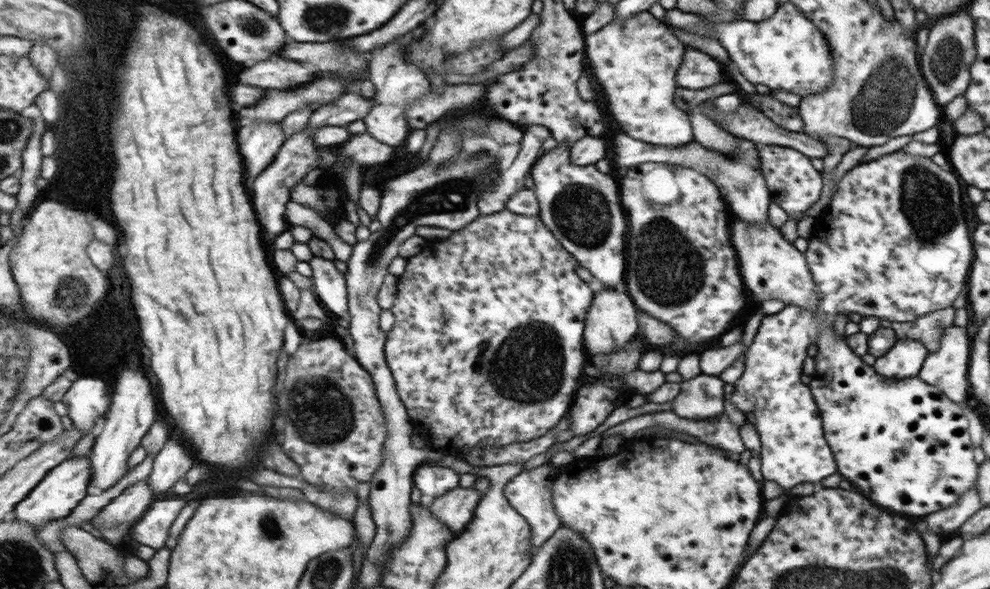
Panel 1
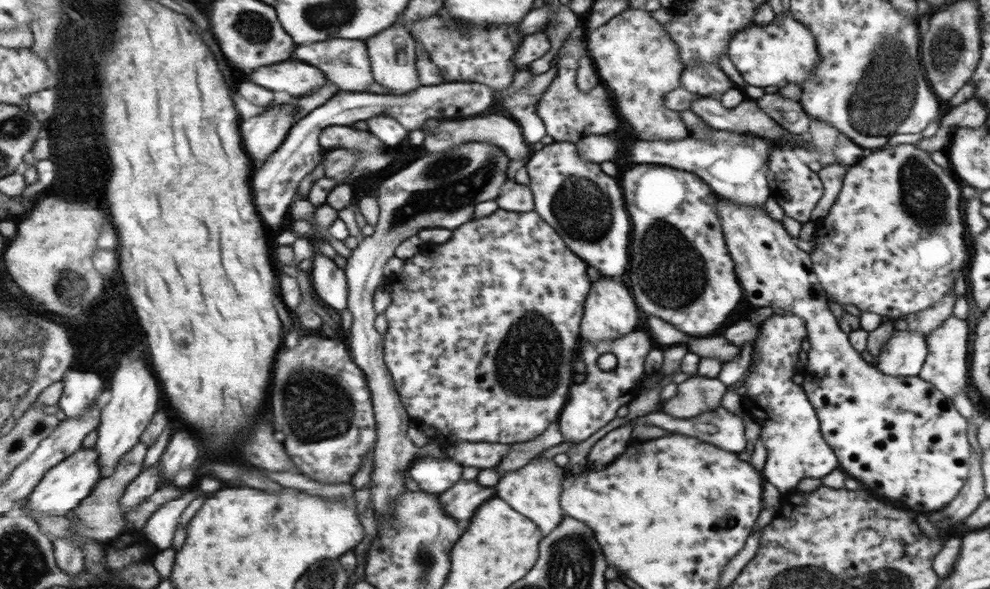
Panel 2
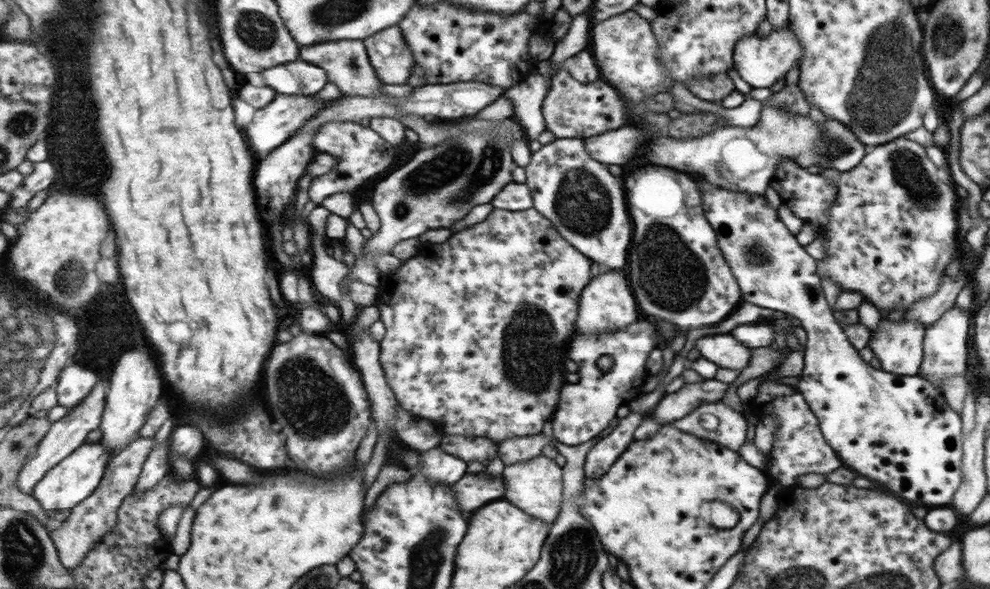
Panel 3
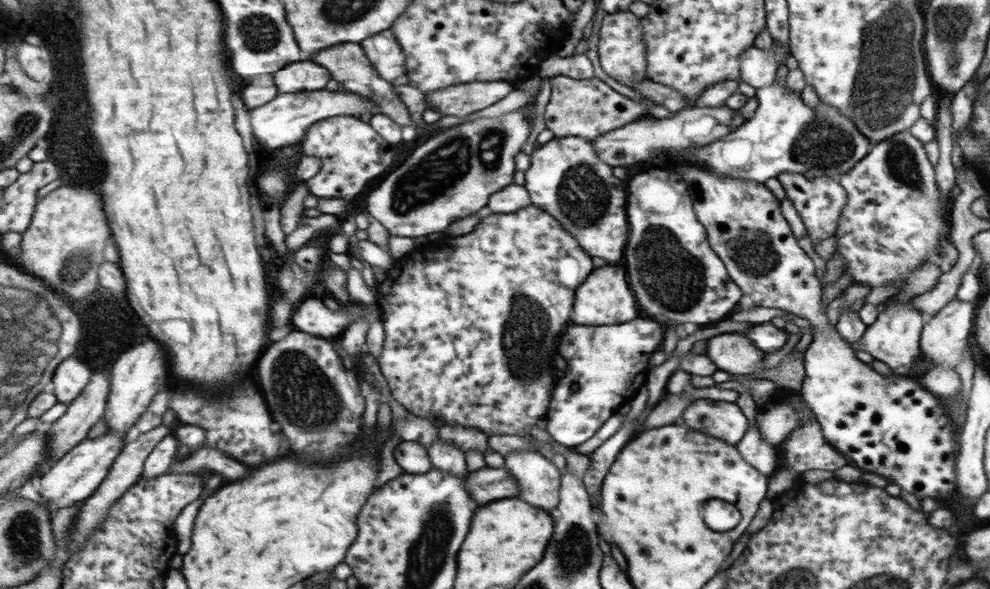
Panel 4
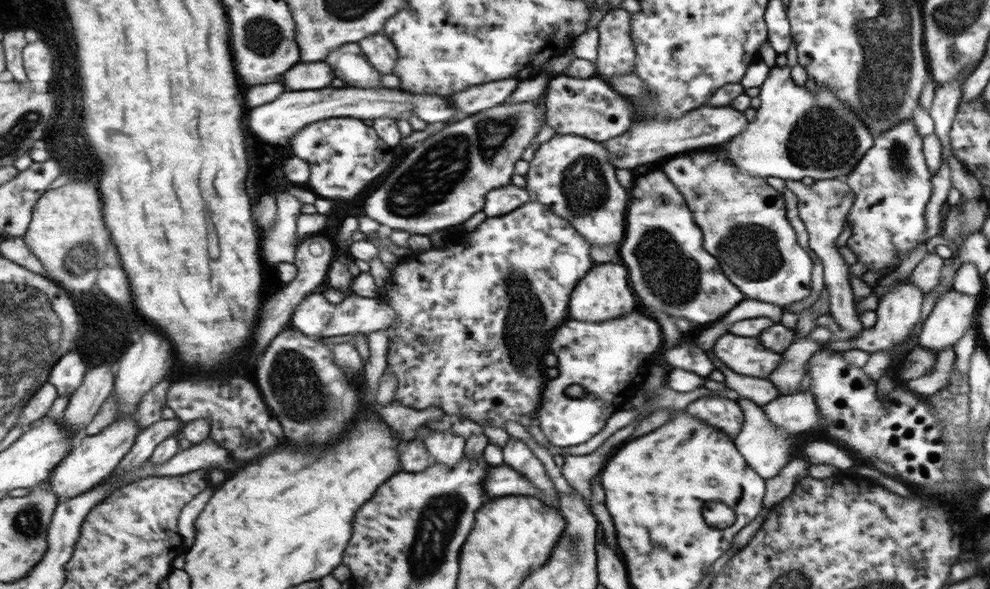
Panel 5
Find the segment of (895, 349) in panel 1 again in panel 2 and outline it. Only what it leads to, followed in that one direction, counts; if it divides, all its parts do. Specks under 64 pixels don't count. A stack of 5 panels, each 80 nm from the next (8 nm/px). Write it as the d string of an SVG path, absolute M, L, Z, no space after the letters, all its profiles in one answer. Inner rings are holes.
M894 329L876 356L876 368L887 376L919 376L927 354L920 332Z

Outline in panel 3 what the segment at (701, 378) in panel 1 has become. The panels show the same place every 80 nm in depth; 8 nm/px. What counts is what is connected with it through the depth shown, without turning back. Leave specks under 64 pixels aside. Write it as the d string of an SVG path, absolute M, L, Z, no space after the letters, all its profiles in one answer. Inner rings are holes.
M707 379L701 384L685 384L677 392L661 398L653 408L651 418L661 426L671 424L671 420L683 418L687 412L695 410L701 404L720 401L729 385Z

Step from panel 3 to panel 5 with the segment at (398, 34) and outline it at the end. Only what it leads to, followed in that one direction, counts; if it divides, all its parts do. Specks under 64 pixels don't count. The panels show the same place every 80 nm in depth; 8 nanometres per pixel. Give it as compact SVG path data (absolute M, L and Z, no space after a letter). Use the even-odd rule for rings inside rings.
M386 32L365 37L358 43L366 57L381 74L394 74L398 62L398 50Z

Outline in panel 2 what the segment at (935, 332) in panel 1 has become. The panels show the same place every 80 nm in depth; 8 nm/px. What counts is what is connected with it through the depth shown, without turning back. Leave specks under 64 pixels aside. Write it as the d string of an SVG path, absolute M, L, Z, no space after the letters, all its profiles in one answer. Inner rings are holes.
M954 294L945 295L944 299L941 299L939 303L933 303L927 310L917 311L903 319L897 319L891 325L897 330L916 330L925 336L952 314L955 300Z

